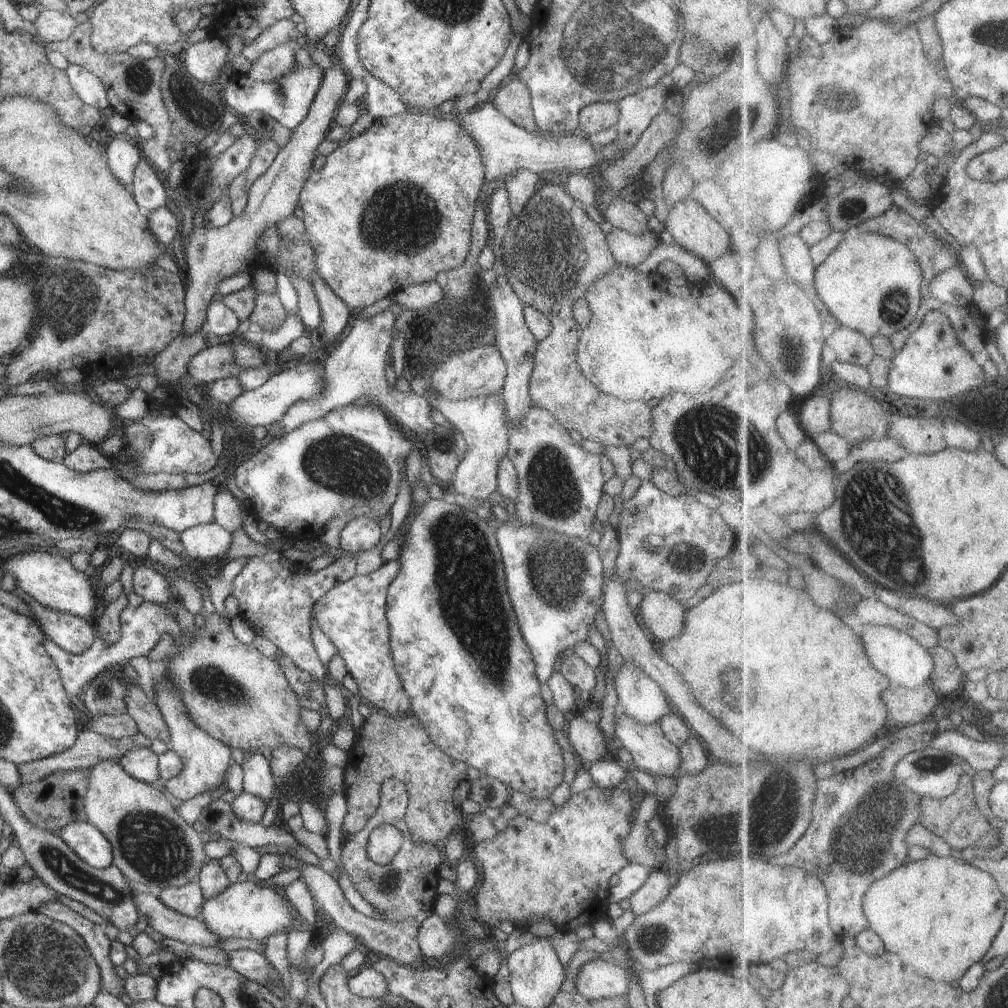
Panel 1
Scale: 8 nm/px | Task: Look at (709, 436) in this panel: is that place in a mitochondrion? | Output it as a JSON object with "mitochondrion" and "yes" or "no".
{"mitochondrion":"yes"}

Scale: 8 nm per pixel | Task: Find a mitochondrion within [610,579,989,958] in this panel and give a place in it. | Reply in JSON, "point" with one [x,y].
{"point":[867,831]}

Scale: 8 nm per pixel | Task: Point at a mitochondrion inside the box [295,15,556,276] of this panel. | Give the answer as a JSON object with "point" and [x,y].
{"point":[403,217]}

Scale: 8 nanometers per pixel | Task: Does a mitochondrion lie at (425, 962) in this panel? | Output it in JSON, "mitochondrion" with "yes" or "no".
{"mitochondrion":"no"}

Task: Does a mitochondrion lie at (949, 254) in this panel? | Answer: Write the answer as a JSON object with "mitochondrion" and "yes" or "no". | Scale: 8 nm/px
{"mitochondrion":"no"}

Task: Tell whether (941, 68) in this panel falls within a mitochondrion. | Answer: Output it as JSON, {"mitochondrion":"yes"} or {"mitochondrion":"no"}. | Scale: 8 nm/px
{"mitochondrion":"no"}

